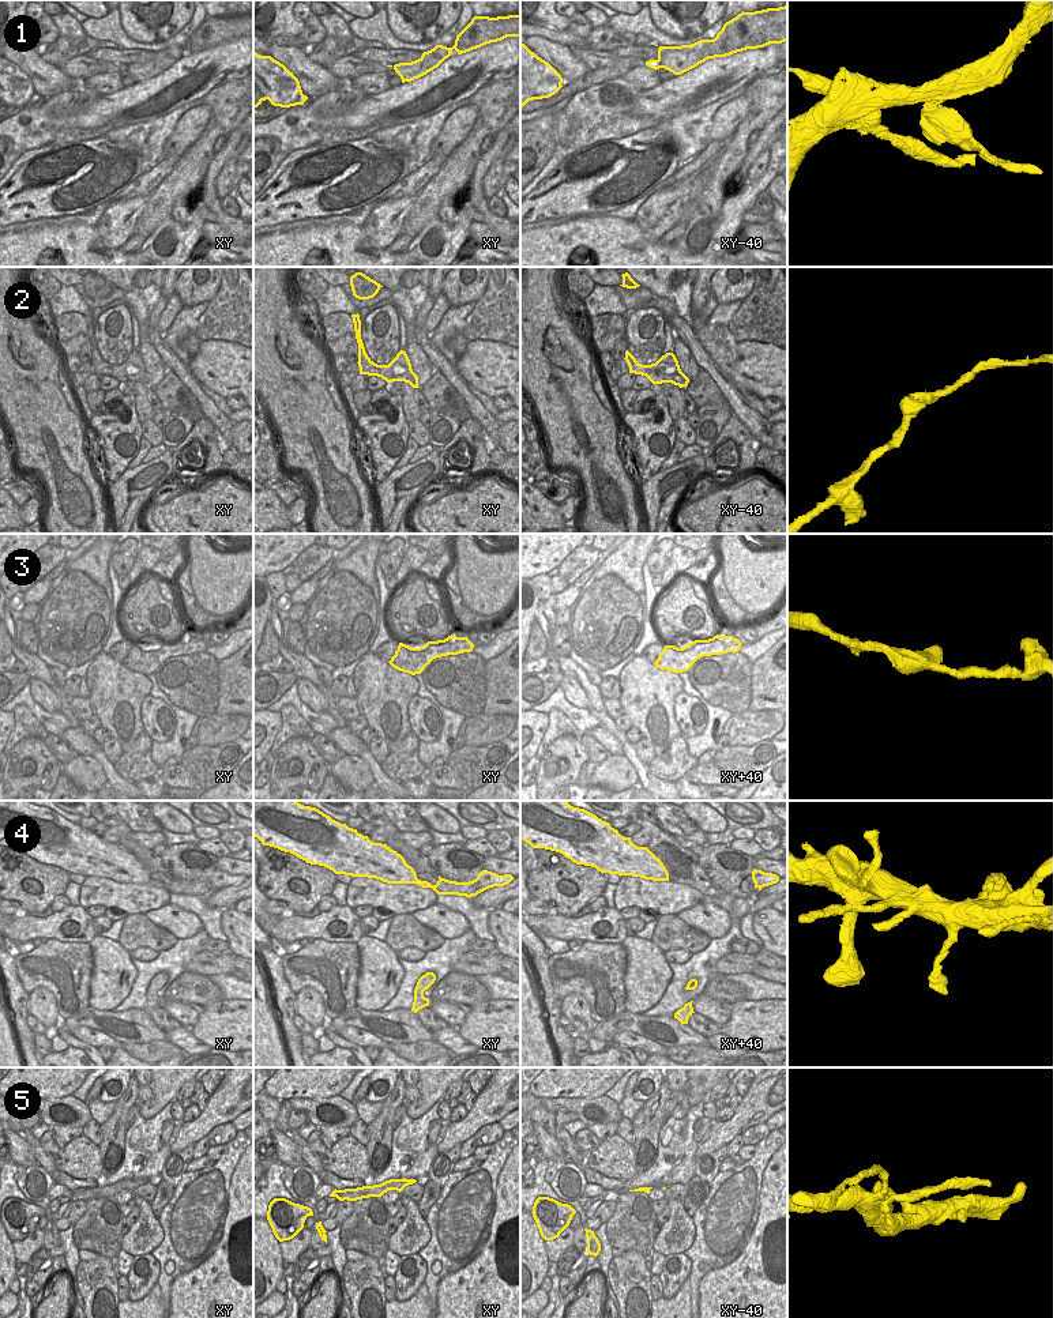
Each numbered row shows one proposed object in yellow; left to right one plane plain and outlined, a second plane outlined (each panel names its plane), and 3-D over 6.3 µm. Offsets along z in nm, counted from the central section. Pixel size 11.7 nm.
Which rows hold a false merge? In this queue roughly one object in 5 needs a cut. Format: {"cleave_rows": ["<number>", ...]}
{"cleave_rows": []}

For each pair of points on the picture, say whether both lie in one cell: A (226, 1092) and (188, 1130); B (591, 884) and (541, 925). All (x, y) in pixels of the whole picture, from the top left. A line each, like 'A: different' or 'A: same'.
A: same
B: different

